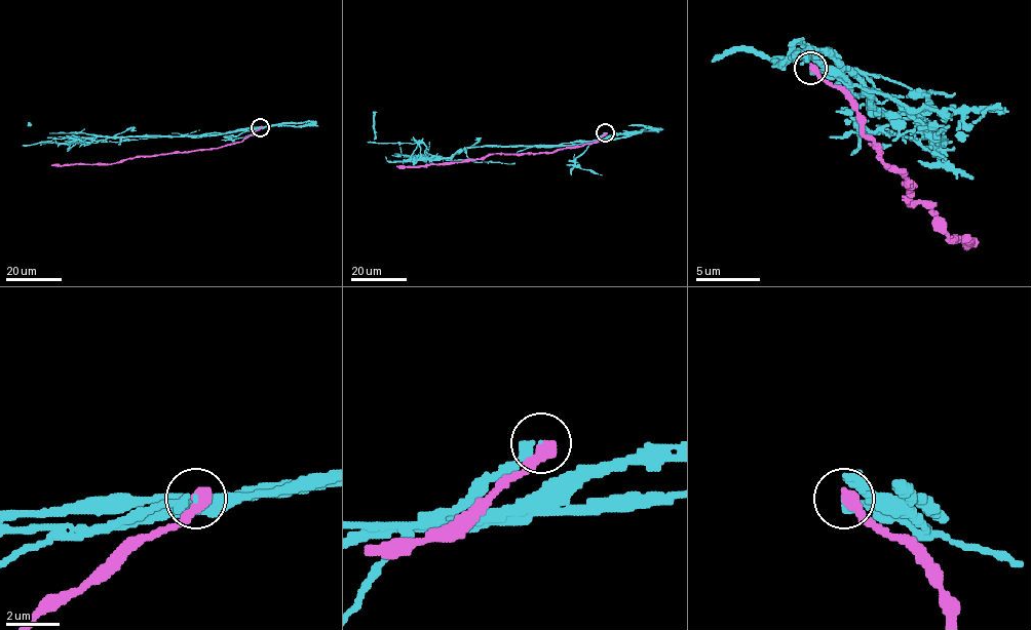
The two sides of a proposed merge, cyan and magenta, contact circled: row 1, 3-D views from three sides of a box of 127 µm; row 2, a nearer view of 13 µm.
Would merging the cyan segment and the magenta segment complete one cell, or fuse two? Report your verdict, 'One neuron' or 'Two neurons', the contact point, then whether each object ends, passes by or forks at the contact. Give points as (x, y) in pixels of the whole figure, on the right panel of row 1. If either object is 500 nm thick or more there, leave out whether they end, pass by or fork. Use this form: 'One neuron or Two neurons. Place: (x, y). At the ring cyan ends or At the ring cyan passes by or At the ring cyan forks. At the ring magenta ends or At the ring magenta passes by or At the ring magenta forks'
Two neurons. Place: (810, 68)

